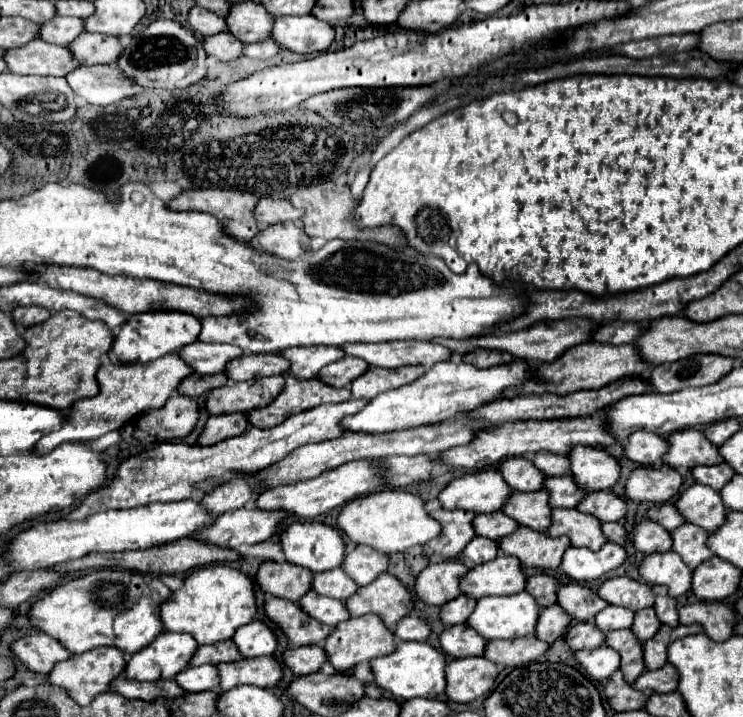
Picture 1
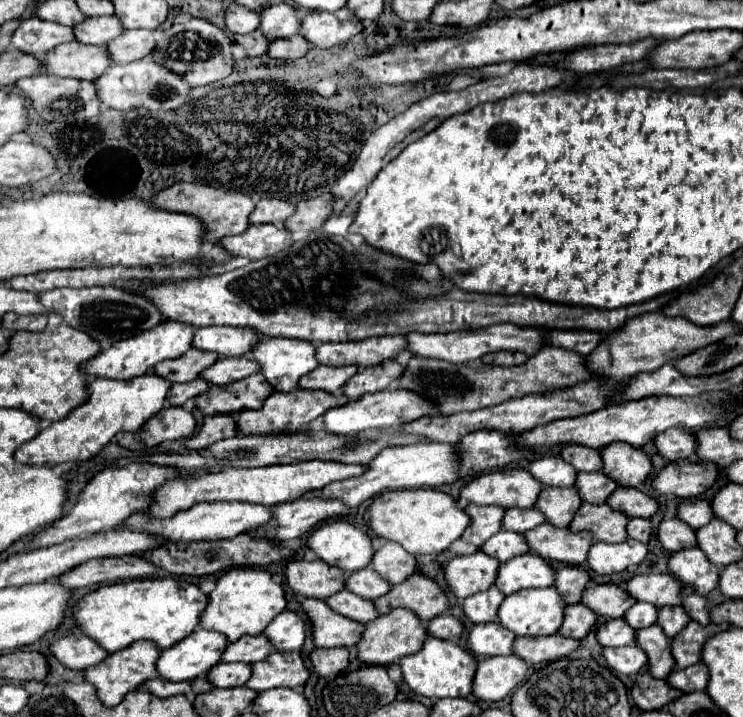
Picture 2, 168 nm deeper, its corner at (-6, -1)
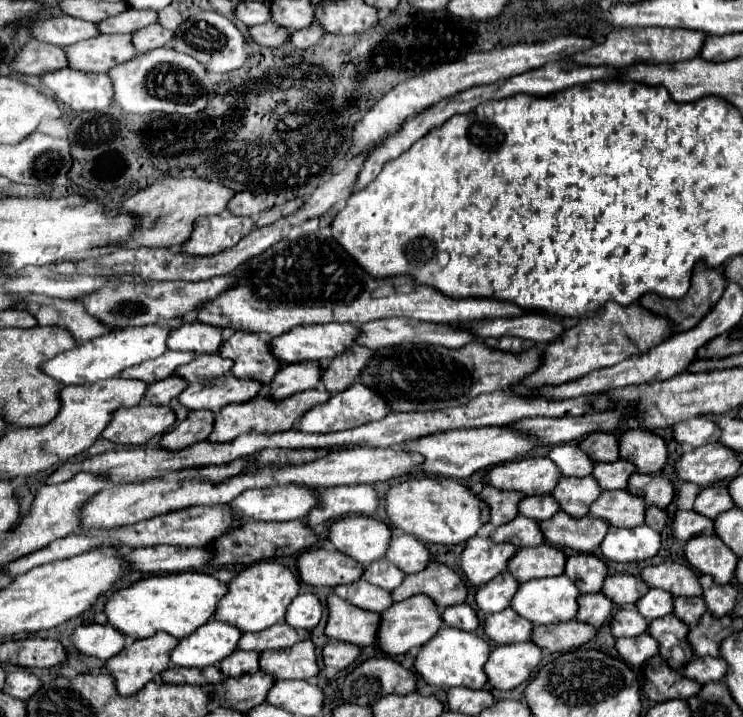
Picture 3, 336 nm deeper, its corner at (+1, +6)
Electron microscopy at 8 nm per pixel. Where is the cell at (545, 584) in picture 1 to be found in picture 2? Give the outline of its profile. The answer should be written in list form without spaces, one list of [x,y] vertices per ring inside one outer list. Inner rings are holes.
[[[562,567],[556,573],[556,581],[554,581],[554,589],[560,593],[562,601],[566,605],[570,603],[578,603],[582,591],[586,589],[586,583],[590,581],[588,573],[578,569],[578,567]]]

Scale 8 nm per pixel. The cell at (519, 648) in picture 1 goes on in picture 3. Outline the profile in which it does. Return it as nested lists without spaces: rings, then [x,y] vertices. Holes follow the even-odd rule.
[[[569,620],[561,624],[537,626],[533,632],[533,642],[547,652],[567,652],[571,648],[579,648],[593,640],[597,628],[591,624],[583,624],[579,620]]]

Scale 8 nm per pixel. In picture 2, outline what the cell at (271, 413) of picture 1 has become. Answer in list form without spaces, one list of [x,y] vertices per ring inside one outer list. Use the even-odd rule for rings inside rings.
[[[296,389],[290,393],[282,393],[282,391],[274,391],[262,405],[262,409],[258,411],[242,411],[238,415],[238,431],[246,433],[248,431],[262,431],[262,433],[294,433],[300,427],[308,425],[312,419],[316,419],[318,415],[324,415],[328,409],[334,407],[342,407],[344,403],[348,403],[346,395],[332,395],[328,391],[308,391],[308,389]]]

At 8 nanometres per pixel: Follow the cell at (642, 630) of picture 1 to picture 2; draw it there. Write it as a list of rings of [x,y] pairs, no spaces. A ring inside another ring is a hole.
[[[660,607],[658,609],[656,625],[662,627],[662,631],[666,633],[666,637],[672,637],[678,631],[682,631],[688,621],[690,619],[688,619],[688,615],[684,615],[682,607]]]

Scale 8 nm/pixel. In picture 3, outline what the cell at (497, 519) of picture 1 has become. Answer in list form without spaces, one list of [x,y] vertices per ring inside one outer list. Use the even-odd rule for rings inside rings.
[[[545,494],[545,496],[527,496],[519,504],[519,514],[529,516],[529,518],[535,518],[539,522],[551,518],[559,510],[561,508],[559,508],[557,500],[553,496],[549,496],[549,494]]]

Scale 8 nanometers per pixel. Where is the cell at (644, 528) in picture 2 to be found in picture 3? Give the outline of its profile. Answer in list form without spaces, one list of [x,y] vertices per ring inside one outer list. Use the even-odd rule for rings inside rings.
[[[651,506],[651,508],[647,508],[645,524],[653,526],[653,530],[657,530],[657,532],[665,530],[665,528],[667,528],[667,524],[669,524],[669,514],[667,514],[667,510],[663,510],[663,508],[657,508],[657,506]]]

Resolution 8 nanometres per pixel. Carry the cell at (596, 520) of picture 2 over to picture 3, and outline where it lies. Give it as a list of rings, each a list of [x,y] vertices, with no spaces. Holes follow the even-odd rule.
[[[609,490],[601,494],[601,500],[593,502],[591,514],[595,518],[609,520],[615,528],[635,528],[645,522],[647,504],[641,496],[635,496],[627,490]]]

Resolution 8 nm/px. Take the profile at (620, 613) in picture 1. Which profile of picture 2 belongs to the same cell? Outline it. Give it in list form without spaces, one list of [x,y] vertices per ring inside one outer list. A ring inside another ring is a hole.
[[[636,603],[624,613],[624,621],[632,629],[642,629],[654,625],[656,615],[658,615],[658,607],[652,607],[650,603]]]

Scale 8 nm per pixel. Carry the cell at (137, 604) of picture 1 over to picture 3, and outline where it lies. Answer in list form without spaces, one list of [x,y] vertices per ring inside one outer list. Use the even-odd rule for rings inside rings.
[[[179,572],[179,574],[159,574],[135,582],[129,588],[117,590],[107,598],[105,614],[109,624],[121,628],[133,640],[149,638],[155,632],[167,632],[175,638],[185,638],[203,626],[213,614],[219,600],[227,594],[227,584],[219,582],[211,574],[201,572]]]

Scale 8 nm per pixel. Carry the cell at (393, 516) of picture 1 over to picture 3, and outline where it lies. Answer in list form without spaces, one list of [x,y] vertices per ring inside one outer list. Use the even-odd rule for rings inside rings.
[[[413,476],[391,486],[387,492],[387,514],[391,524],[431,544],[461,544],[473,538],[485,524],[483,508],[485,502],[481,498],[477,498],[467,486],[449,478]]]

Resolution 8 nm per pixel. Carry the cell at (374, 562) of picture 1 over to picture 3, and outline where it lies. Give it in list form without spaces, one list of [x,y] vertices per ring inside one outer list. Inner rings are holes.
[[[401,532],[393,534],[389,552],[385,556],[407,574],[421,572],[433,560],[429,548],[421,540],[415,540],[415,536],[407,536]]]

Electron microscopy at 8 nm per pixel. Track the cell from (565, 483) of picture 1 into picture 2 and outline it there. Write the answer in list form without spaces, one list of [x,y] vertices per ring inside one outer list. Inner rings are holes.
[[[578,473],[576,475],[576,483],[574,487],[578,487],[578,495],[580,499],[588,501],[588,503],[604,503],[606,497],[618,487],[616,481],[612,481],[610,477],[604,477],[604,473]]]

